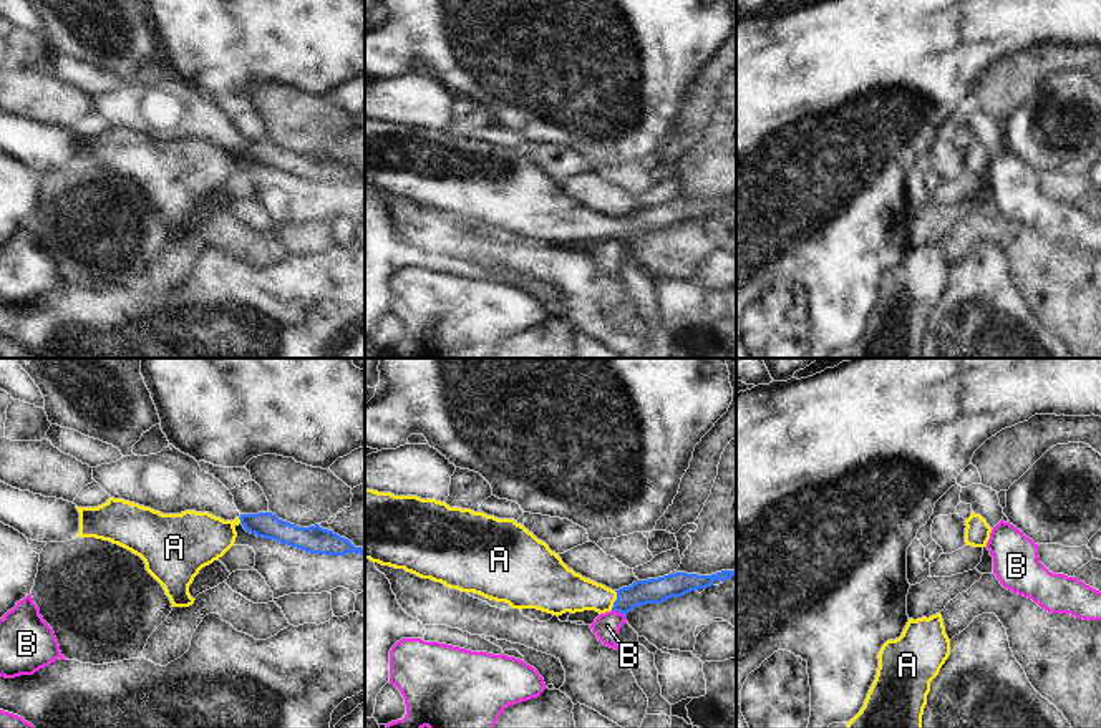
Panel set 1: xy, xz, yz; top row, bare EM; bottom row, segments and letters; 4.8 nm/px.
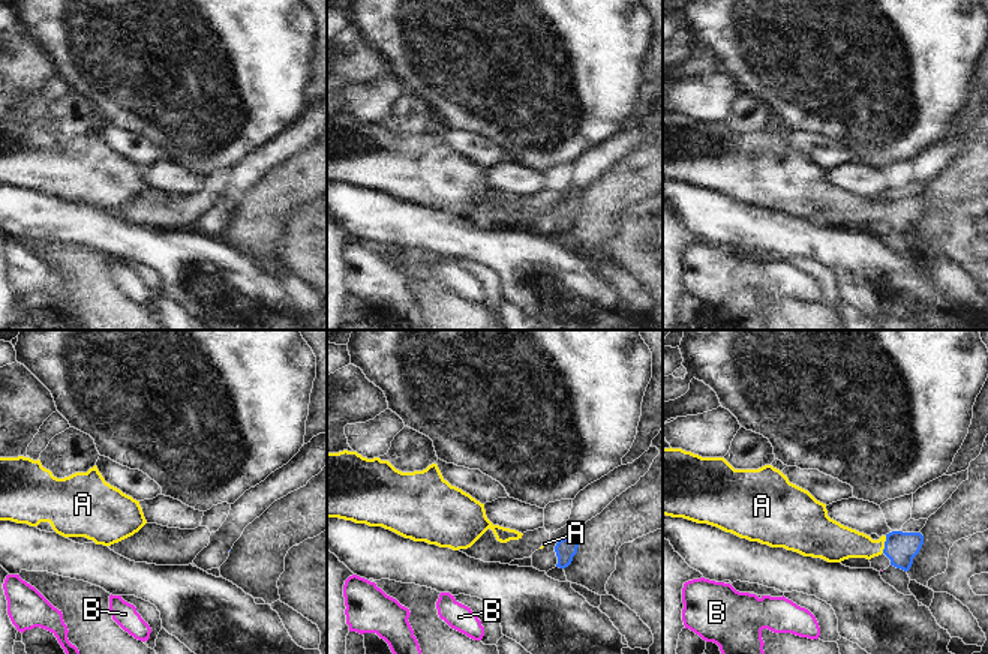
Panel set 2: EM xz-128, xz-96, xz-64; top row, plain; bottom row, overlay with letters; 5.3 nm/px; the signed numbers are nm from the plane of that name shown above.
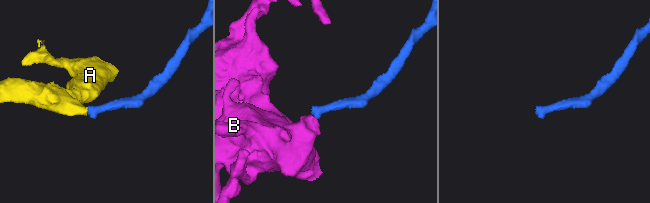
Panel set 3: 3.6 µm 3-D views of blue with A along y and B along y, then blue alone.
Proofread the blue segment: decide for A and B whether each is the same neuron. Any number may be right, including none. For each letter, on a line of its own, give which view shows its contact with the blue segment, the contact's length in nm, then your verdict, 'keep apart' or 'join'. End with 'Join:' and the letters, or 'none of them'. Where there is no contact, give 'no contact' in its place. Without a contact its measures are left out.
A: meets blue in xz; contact 100 nm long; join
B: meets blue in xz; contact 90 nm long; keep apart
Join: A

